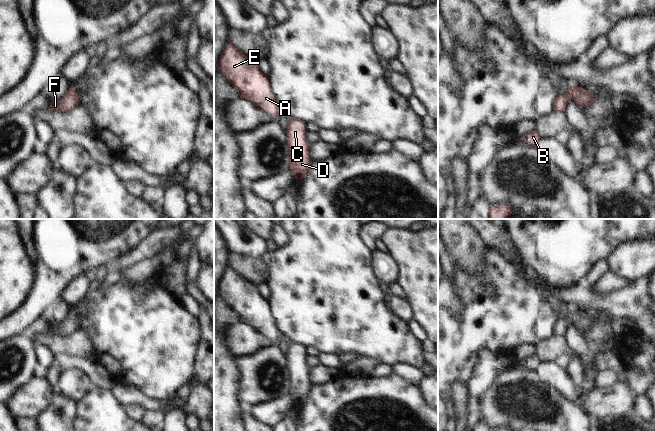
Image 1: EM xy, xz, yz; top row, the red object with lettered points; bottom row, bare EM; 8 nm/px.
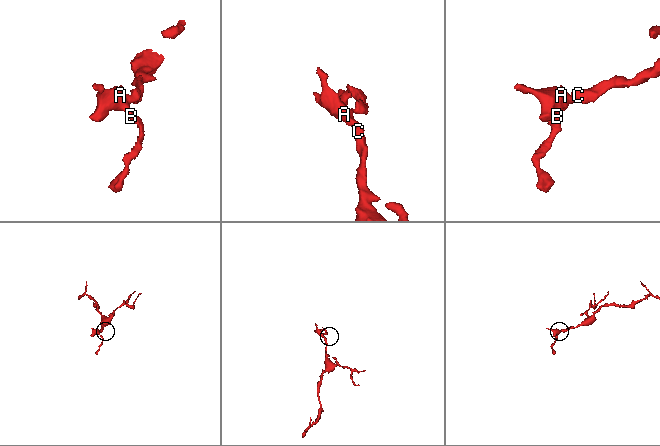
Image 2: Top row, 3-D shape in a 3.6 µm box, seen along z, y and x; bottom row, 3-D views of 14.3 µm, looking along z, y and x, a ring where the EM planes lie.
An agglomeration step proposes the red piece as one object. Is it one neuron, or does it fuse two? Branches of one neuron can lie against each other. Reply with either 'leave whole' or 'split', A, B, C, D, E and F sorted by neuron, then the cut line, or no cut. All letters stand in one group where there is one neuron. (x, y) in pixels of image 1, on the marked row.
leave whole; A B C D E F; no cut

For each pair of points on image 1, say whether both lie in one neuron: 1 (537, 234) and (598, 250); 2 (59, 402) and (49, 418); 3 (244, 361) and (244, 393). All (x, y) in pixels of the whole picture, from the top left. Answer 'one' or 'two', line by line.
1: one
2: one
3: one

